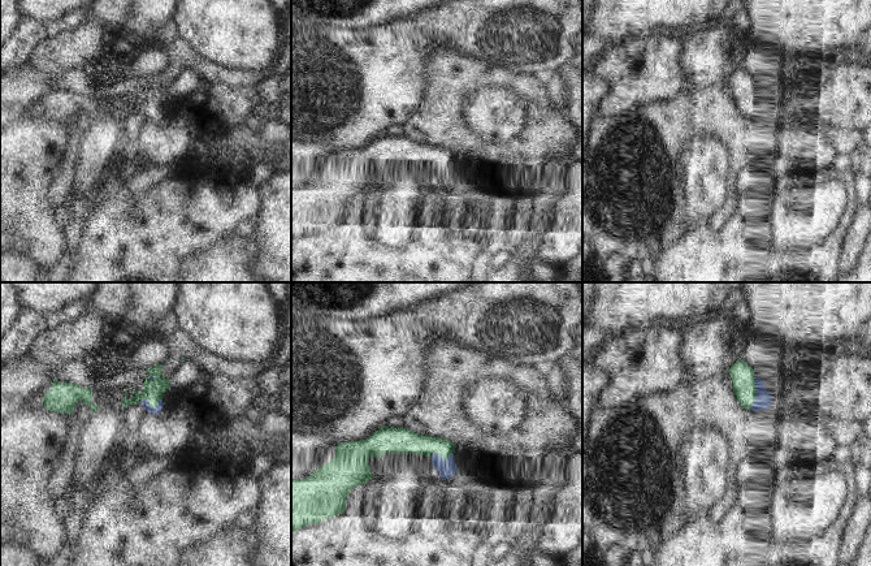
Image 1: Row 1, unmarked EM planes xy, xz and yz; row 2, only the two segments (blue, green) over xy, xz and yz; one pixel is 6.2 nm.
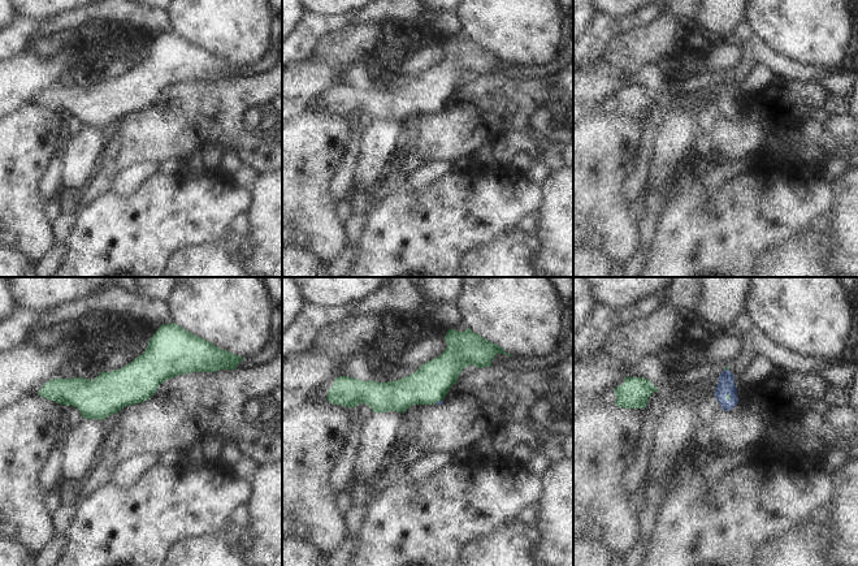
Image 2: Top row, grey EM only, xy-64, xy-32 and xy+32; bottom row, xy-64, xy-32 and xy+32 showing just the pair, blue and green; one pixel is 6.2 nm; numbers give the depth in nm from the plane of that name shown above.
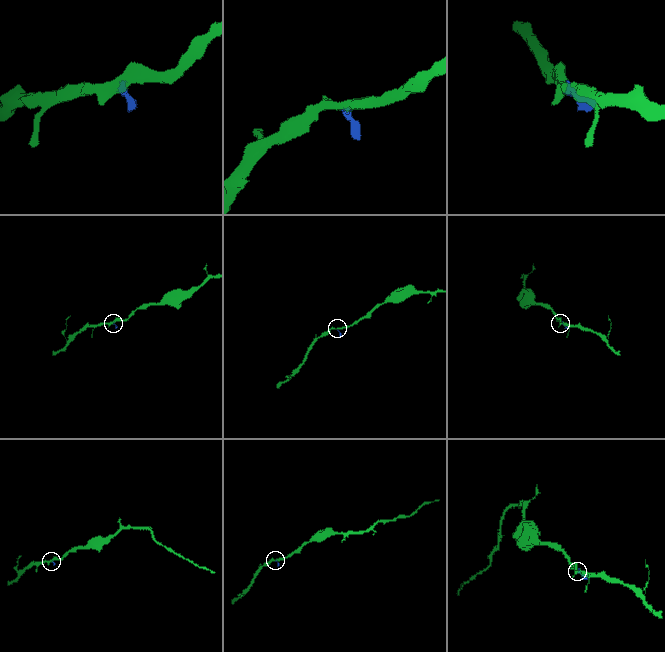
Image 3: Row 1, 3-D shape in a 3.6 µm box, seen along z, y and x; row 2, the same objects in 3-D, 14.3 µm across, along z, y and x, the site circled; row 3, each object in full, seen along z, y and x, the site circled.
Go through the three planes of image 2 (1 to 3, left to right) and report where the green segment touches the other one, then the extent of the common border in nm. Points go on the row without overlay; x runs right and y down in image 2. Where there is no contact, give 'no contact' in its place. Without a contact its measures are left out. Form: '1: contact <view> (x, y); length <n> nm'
1: no contact
2: contact xy-32 (440, 109); length 60 nm
3: contact xy+32 (726, 106); length 50 nm

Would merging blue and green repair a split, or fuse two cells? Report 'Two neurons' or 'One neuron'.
One neuron.

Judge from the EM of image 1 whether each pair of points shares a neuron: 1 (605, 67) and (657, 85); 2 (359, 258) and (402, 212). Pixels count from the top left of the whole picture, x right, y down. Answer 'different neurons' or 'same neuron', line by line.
1: same neuron
2: different neurons

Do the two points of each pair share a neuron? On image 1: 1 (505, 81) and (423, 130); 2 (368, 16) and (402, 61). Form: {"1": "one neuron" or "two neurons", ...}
{"1": "one neuron", "2": "two neurons"}

